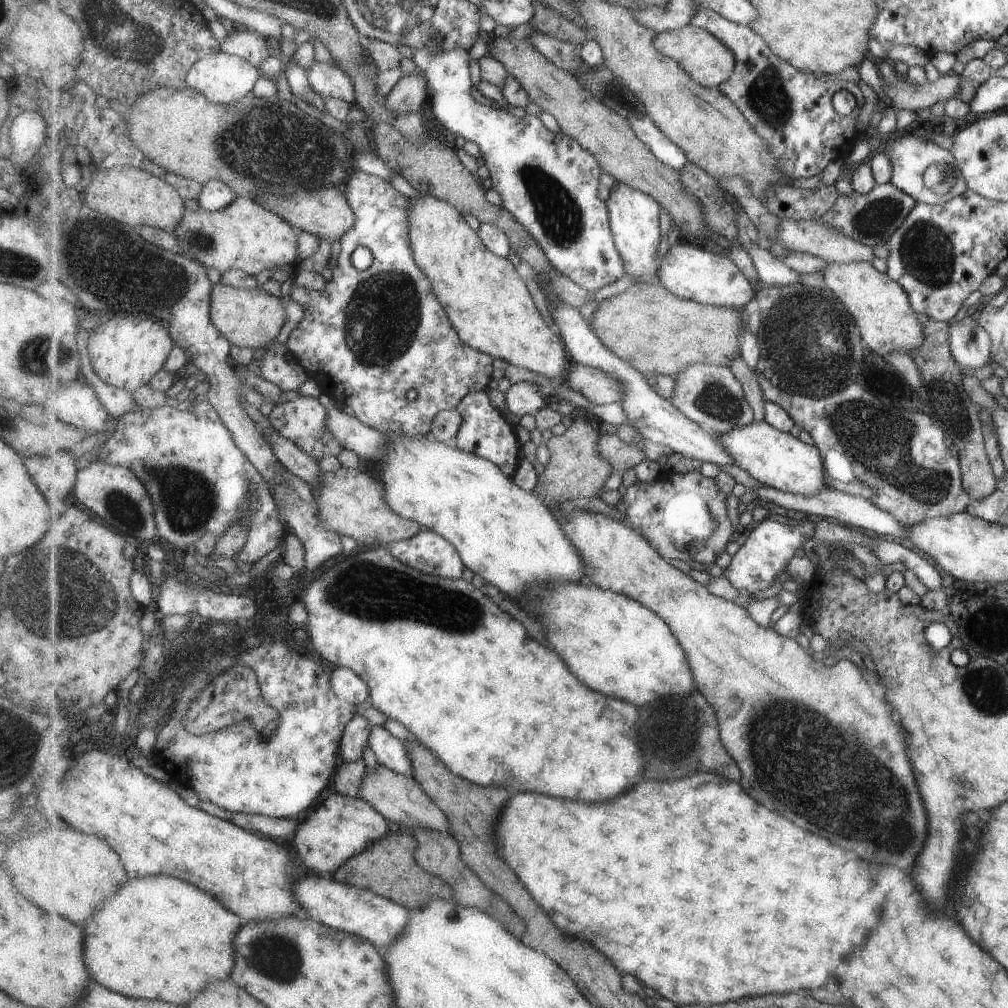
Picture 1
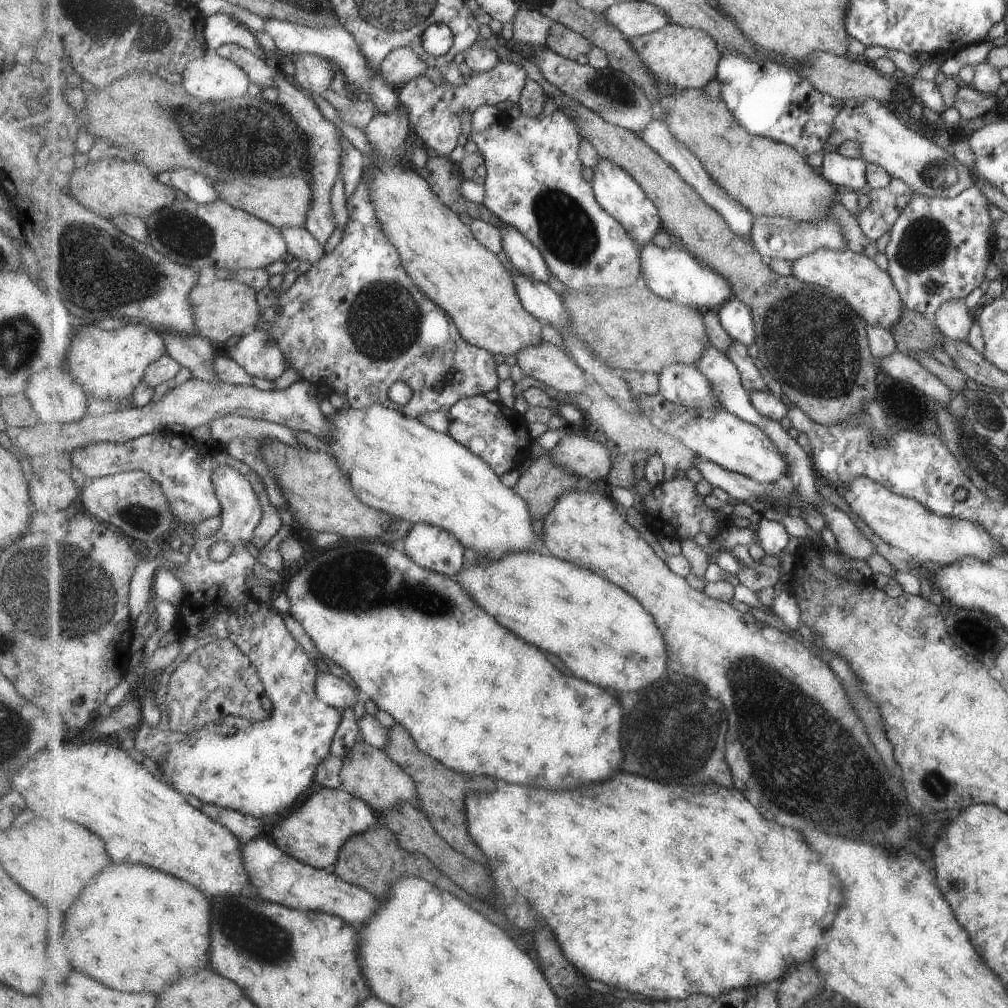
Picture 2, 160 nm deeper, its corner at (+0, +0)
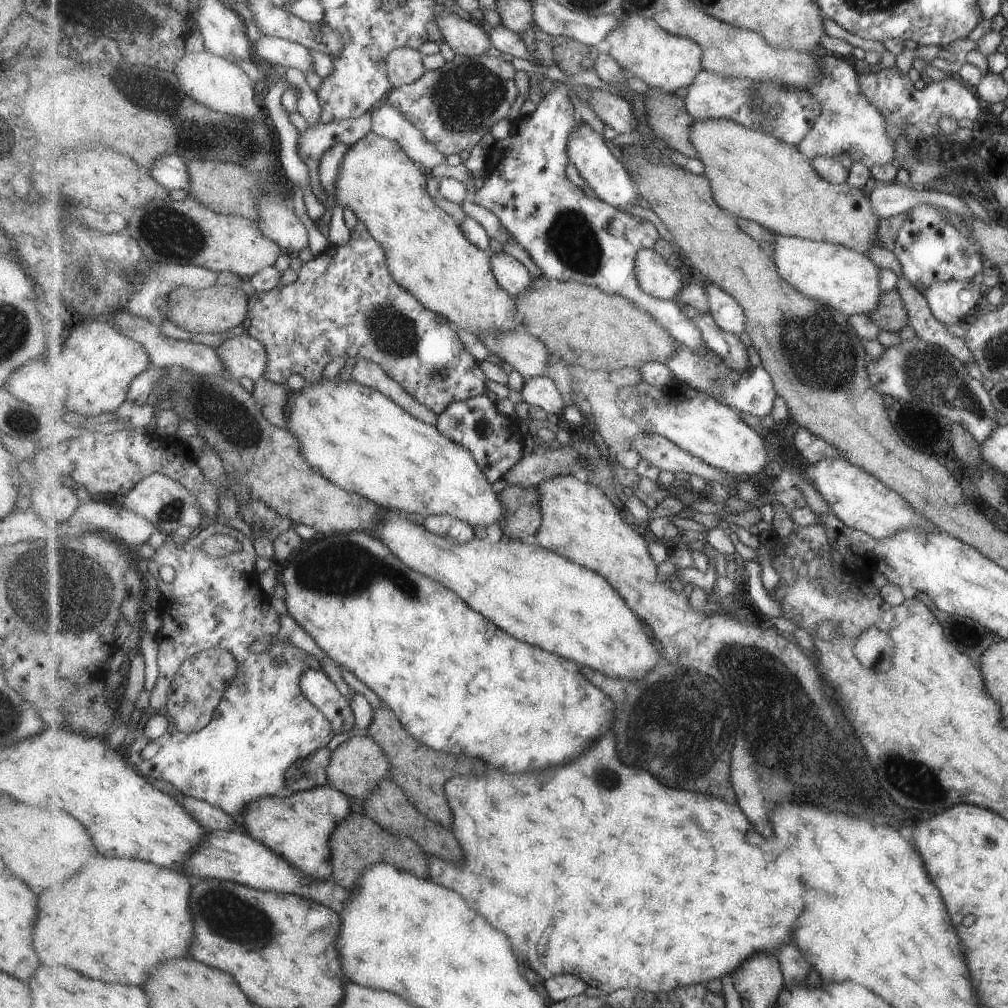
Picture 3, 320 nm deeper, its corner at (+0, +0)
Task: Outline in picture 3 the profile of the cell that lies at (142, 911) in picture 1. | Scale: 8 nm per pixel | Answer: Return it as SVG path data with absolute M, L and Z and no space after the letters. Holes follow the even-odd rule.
M97 856L97 860L93 864L87 864L81 872L73 874L69 878L69 882L51 888L45 888L39 896L37 896L37 918L33 924L33 950L37 954L37 960L41 964L63 964L69 968L75 968L81 974L87 974L91 978L99 978L105 982L125 982L125 984L145 984L145 980L149 978L151 970L159 964L159 962L167 962L171 958L183 956L191 944L193 938L193 918L189 914L189 894L191 894L191 880L181 871L159 866L154 862L144 861L138 858L109 858L109 856Z

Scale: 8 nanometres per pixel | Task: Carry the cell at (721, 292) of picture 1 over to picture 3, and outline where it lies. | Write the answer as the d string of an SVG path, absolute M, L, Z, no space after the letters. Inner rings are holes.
M641 249L637 253L636 258L636 273L641 288L658 299L671 299L676 300L676 296L680 290L687 284L687 273L683 267L671 268L665 261L662 254L659 254L655 249Z

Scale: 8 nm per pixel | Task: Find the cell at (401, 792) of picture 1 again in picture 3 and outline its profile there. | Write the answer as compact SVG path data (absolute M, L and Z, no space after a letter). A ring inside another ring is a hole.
M366 736L348 738L334 751L327 767L331 786L361 801L368 799L380 785L380 780L390 776L390 762L383 747L374 739Z

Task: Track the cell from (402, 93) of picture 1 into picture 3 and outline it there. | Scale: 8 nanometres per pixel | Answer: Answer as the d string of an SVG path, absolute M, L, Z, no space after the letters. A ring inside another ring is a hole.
M371 131L345 152L335 179L335 196L342 208L354 210L359 220L367 225L373 238L385 249L391 276L399 286L414 294L423 306L445 315L458 328L476 336L489 329L503 332L517 330L523 319L516 299L497 280L492 254L475 246L465 236L457 220L435 204L435 199L427 192L427 173L423 166L409 158L396 140Z

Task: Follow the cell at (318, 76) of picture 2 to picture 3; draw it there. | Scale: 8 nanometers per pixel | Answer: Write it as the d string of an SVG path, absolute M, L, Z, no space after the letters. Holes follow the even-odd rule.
M262 35L252 43L251 56L257 62L265 61L270 65L297 68L306 74L313 71L313 60L307 49L289 39Z

